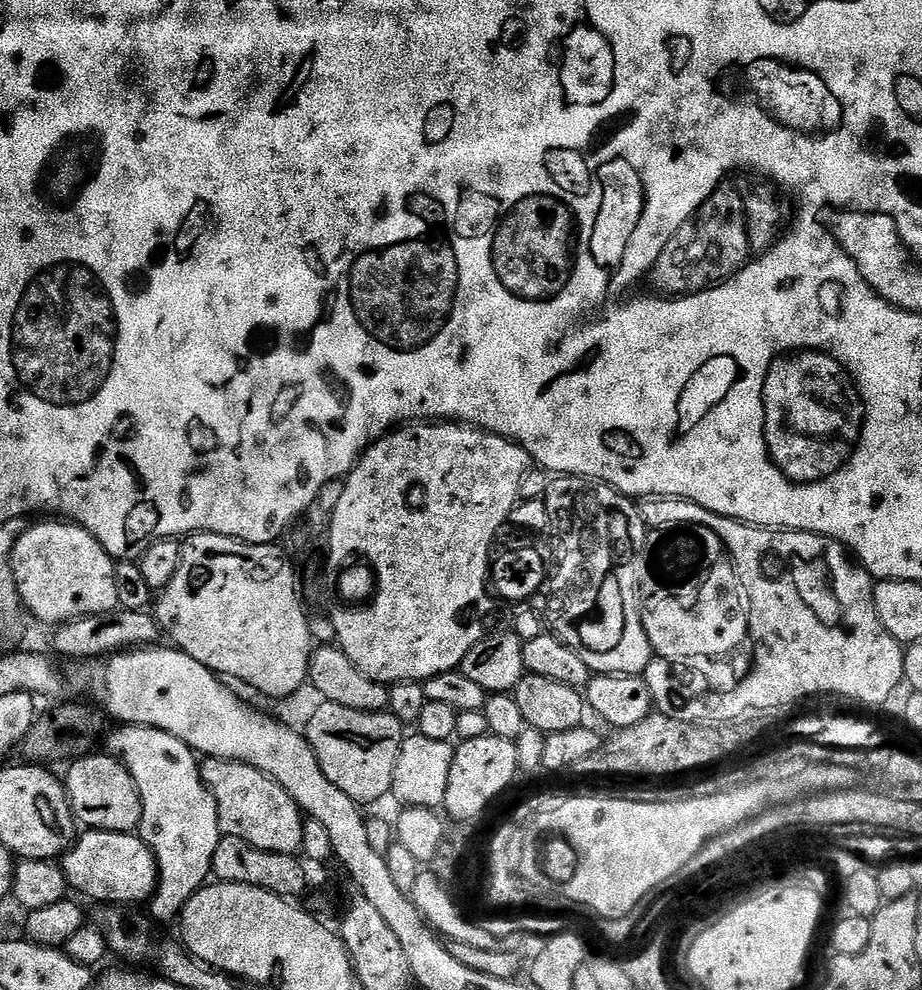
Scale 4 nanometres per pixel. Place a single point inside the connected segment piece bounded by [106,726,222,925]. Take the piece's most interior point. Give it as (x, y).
(180, 826)

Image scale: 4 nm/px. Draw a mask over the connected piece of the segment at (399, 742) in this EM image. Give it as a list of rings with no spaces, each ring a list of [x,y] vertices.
[[[320,702],[308,720],[306,735],[322,766],[322,774],[326,774],[342,794],[350,794],[355,804],[371,806],[376,799],[391,792],[394,766],[398,766],[398,756],[406,739],[405,725],[391,711],[363,712]]]

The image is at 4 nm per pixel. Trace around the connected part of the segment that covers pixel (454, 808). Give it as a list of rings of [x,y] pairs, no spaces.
[[[491,734],[482,738],[463,741],[456,748],[454,766],[450,766],[450,782],[446,785],[446,798],[442,805],[443,811],[453,821],[481,819],[480,815],[495,802],[518,776],[518,750],[516,741],[507,740]]]

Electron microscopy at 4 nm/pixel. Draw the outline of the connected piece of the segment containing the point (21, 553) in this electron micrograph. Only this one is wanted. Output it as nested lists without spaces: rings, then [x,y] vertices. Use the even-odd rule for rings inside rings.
[[[48,518],[45,524],[25,527],[14,546],[14,578],[20,591],[20,603],[44,624],[59,626],[69,620],[80,620],[83,616],[97,616],[103,612],[114,612],[120,608],[118,582],[116,581],[117,561],[112,559],[98,538],[90,534],[82,524],[65,522],[60,518]]]

